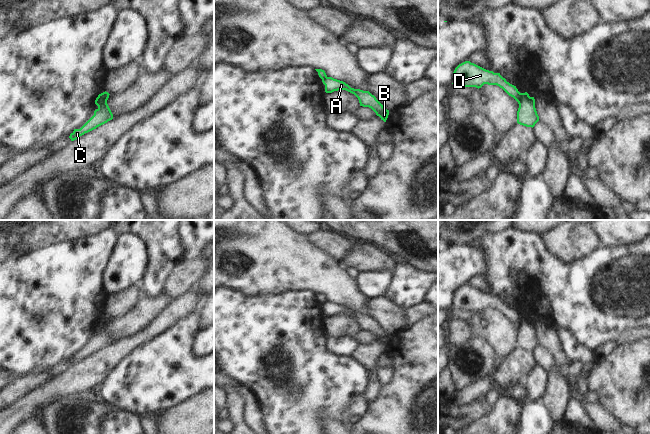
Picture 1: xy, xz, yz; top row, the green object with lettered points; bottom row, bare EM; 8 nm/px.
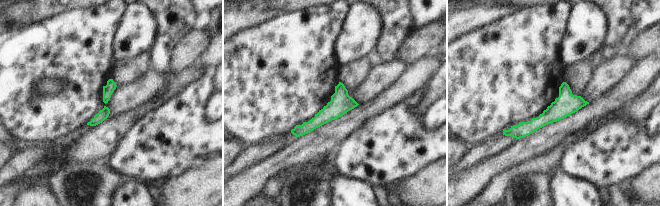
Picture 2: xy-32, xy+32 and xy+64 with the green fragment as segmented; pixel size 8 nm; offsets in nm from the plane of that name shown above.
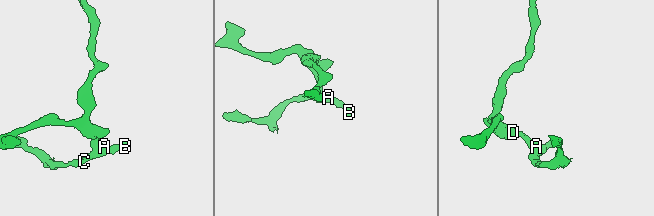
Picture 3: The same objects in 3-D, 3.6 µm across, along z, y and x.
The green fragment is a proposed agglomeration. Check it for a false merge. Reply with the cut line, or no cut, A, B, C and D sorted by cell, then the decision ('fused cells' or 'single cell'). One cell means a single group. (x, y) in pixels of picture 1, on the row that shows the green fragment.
cut xy (105, 92), (103, 103), (98, 109); groups A B C / D; fused cells

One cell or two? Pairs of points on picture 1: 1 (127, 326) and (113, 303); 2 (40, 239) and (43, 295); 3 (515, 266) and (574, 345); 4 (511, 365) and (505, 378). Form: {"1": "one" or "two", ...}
{"1": "two", "2": "two", "3": "two", "4": "one"}

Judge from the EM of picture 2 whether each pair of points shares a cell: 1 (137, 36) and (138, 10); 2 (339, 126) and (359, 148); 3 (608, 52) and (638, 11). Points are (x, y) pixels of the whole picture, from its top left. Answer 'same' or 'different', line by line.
1: same
2: different
3: same

